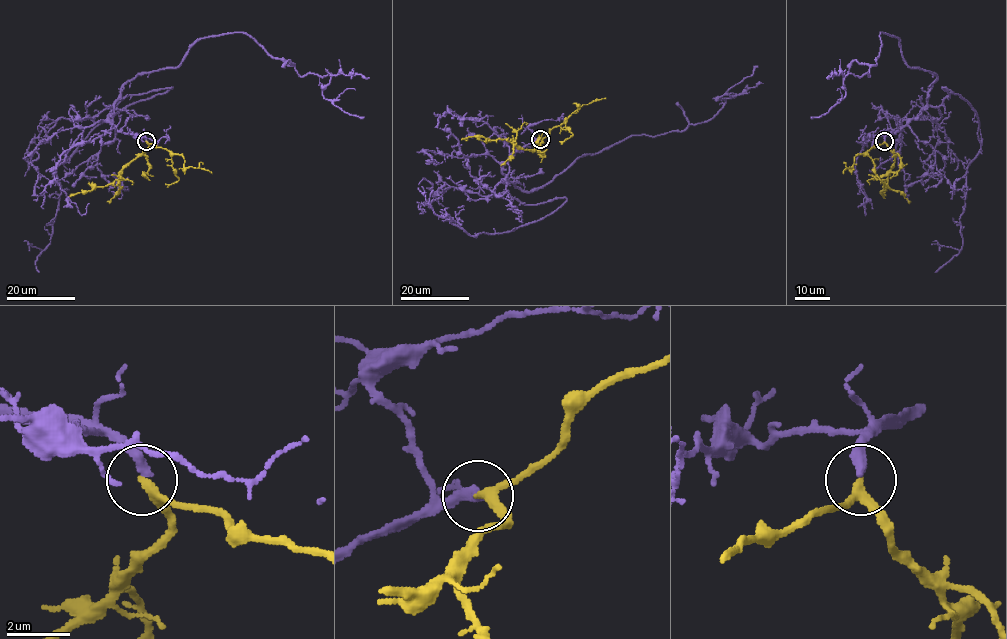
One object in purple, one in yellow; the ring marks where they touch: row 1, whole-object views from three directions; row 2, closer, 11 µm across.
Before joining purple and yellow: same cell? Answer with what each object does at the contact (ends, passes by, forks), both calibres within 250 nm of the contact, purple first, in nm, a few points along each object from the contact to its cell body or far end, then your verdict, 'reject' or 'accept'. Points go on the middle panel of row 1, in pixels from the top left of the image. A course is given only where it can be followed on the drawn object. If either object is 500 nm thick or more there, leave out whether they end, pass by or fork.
purple ends; yellow passes by; calibres 360 and 240 nm; course purple (539, 140), (505, 163), (503, 174), (522, 190), (632, 135), (709, 121), (725, 100), (716, 100), (758, 66); course yellow (539, 140), (543, 141), (533, 149), (521, 149), (506, 139), (472, 136), (461, 140); accept

